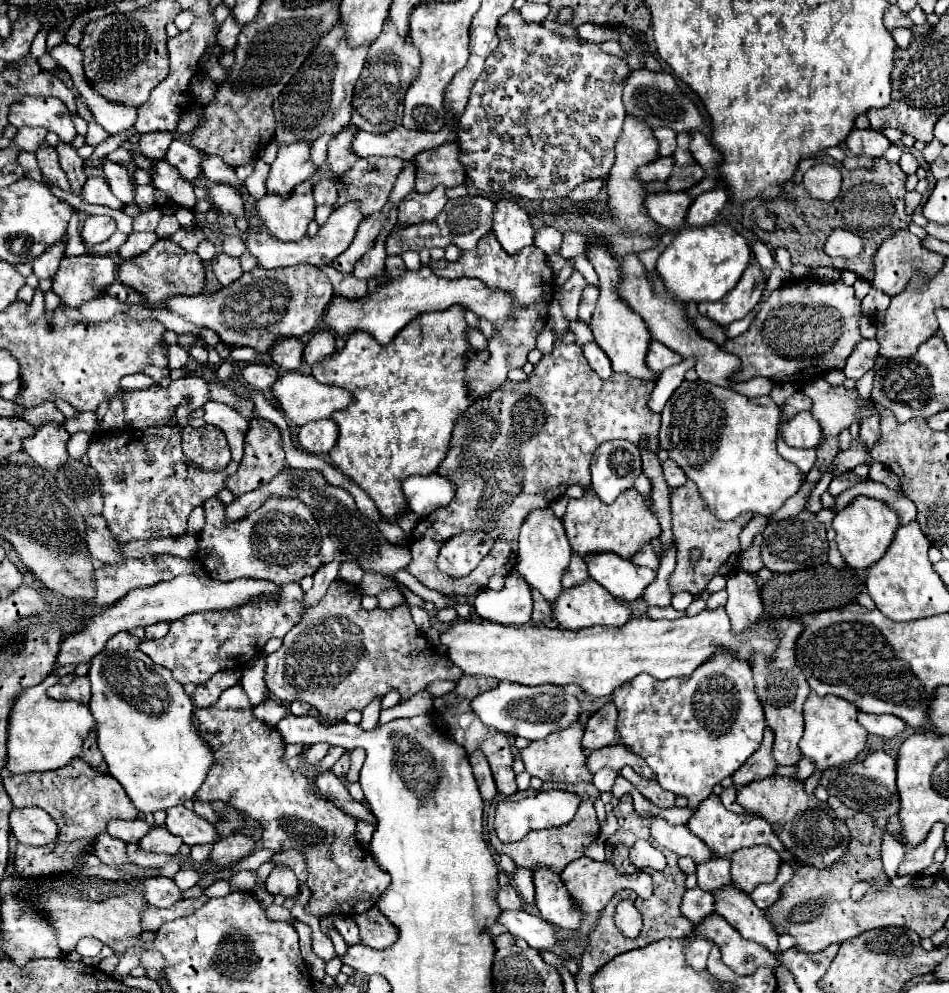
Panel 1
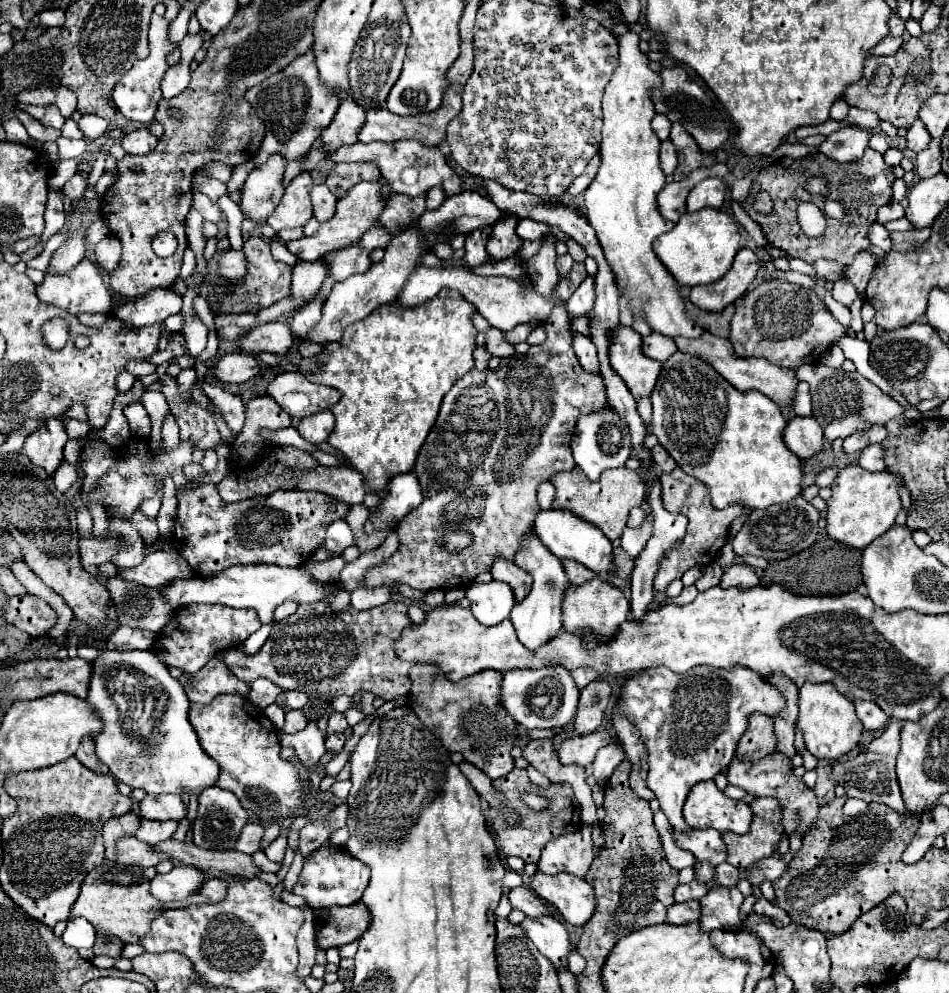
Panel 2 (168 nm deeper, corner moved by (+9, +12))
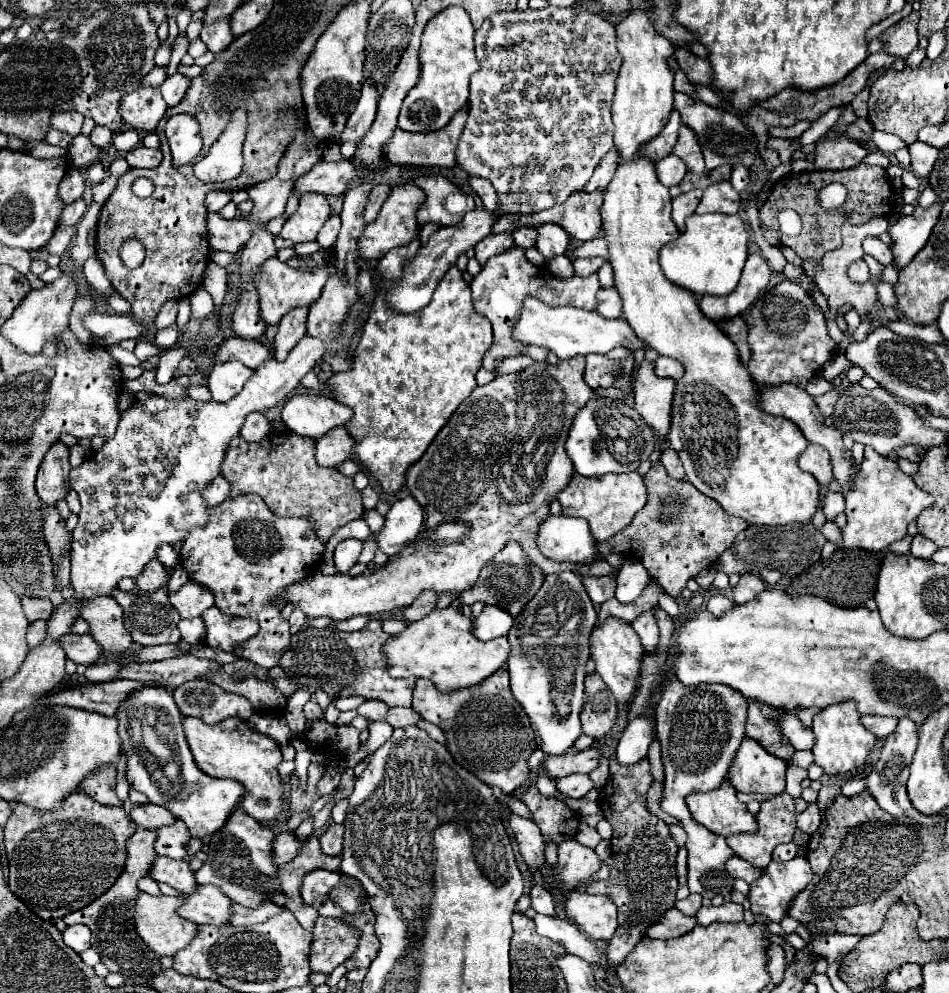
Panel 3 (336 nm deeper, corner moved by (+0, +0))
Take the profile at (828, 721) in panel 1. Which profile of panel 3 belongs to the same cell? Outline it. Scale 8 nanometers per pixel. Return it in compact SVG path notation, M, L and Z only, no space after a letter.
M853 700L831 704L825 710L821 710L813 718L813 732L815 732L815 746L813 746L815 764L819 764L827 774L845 774L845 772L861 766L877 740L861 724L861 716L859 716Z

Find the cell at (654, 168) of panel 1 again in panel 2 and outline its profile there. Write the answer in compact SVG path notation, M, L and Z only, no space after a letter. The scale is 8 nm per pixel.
M664 140L660 148L660 166L664 174L672 174L676 170L676 164L678 164L678 152L670 140Z

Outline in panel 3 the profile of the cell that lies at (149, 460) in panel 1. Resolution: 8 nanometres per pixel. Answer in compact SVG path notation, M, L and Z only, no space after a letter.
M251 412L241 428L241 436L247 442L261 442L269 434L269 420L261 412Z

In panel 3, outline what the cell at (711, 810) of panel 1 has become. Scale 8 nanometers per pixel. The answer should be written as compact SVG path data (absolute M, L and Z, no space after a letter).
M727 782L707 794L693 794L687 800L693 818L719 836L731 836L757 830L753 814L735 796L735 788Z

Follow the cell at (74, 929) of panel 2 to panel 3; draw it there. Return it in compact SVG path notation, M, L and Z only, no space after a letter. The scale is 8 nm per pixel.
M75 924L75 926L69 926L65 932L63 932L63 942L73 948L77 954L85 952L87 948L91 948L91 932L89 928L81 926L81 924Z

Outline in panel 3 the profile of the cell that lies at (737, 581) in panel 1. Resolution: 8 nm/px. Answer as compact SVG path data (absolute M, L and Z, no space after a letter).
M741 574L739 584L733 588L733 600L737 604L745 604L753 600L753 596L761 594L763 590L765 590L765 584L761 578L757 578L755 574Z

